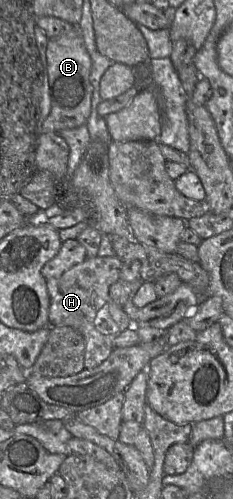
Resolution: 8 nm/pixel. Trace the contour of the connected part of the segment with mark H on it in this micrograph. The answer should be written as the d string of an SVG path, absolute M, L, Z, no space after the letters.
M116 256L87 257L58 277L46 280L50 299L49 326L69 326L77 330L85 341L84 368L99 366L114 349L114 339L133 321L123 307L116 304L109 295L110 286L120 280L119 273L123 262Z

